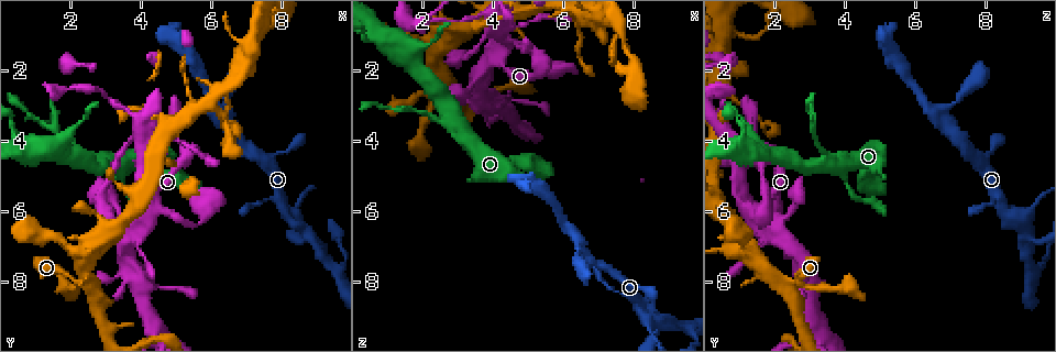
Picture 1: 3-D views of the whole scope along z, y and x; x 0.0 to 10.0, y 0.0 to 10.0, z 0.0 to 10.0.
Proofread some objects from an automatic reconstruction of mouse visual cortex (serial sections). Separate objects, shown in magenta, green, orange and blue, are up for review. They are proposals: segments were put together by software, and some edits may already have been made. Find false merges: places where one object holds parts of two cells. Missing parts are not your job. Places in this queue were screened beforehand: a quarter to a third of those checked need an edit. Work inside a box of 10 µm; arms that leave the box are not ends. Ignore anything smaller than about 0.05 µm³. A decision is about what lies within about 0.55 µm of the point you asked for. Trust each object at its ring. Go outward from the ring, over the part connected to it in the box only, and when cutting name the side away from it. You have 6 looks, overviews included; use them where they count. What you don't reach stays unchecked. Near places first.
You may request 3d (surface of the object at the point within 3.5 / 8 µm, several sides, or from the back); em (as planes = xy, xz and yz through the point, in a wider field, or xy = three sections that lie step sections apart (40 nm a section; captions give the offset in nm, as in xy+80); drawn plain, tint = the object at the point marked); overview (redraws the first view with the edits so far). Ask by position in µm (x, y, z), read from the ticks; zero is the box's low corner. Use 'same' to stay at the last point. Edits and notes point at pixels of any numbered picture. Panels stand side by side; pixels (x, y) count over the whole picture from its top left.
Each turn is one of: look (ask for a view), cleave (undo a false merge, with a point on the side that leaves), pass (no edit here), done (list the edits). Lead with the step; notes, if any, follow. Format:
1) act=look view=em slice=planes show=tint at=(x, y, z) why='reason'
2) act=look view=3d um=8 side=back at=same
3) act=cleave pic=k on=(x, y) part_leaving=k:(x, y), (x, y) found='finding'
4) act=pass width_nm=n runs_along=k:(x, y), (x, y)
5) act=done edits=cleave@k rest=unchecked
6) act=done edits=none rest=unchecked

act=look view=3d um=3.5 at=(2.95, 4.65, 3.55) why='abrupt turn'

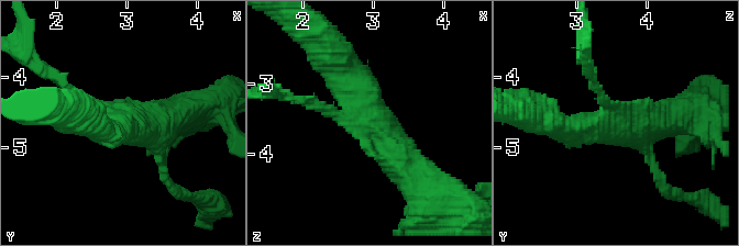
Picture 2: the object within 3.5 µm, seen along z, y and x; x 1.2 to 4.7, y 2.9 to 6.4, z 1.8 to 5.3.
act=look view=em slice=xy step=2 show=tint at=(3.00, 4.70, 3.55) arms=3 arm_widths_nm=150,400,500

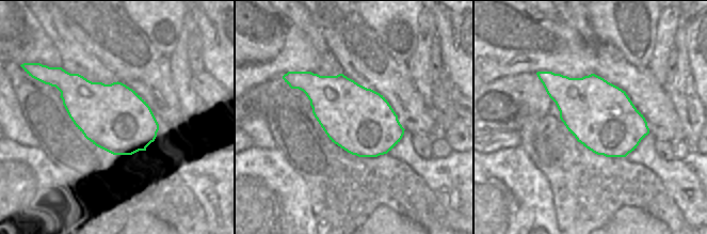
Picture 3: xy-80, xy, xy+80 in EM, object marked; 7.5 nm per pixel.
act=pass runs_along=2:(414, 176), (376, 127), (339, 60) found='continuous, no second cell'

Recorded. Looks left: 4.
act=look view=3d um=3.5 at=(5.90, 5.90, 2.05)

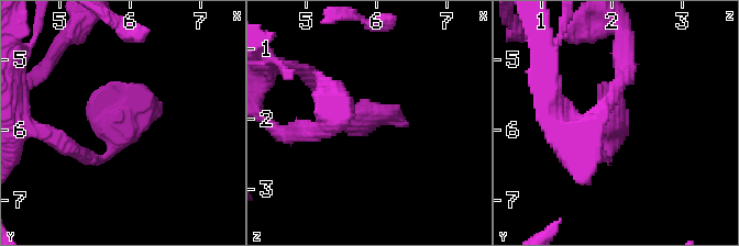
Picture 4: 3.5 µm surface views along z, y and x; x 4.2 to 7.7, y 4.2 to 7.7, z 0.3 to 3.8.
act=look view=em slice=planes show=tint at=(5.85, 5.90, 2.00)

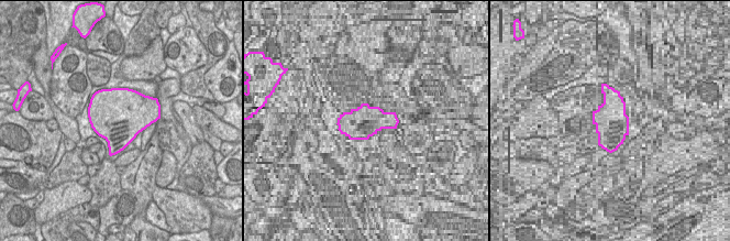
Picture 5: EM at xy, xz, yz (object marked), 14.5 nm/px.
act=look view=em slice=xy step=5 show=tint at=same

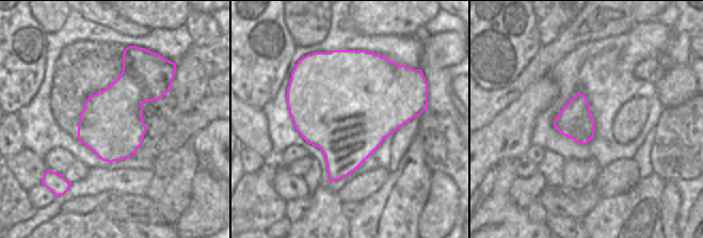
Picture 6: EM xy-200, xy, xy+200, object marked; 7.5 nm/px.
act=pass runs_along=4:(80, 155), (101, 158), (131, 111), (158, 104) found='all the same cell'

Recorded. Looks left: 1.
act=done edits=none rest=unchecked

